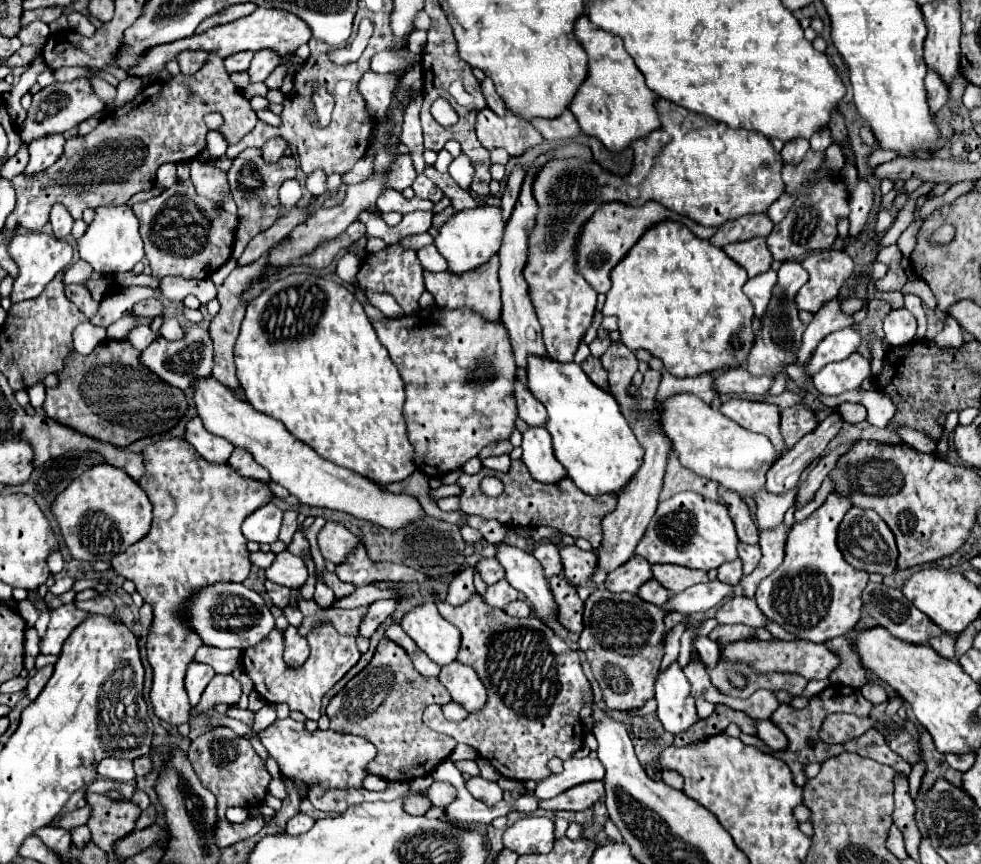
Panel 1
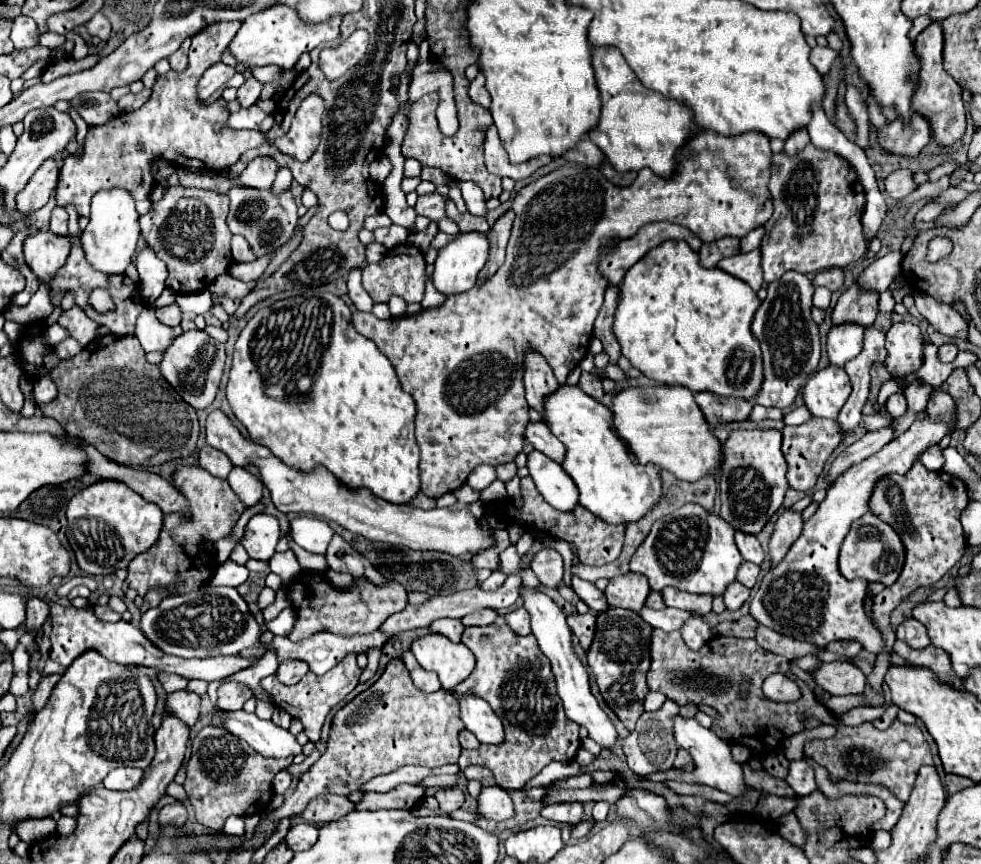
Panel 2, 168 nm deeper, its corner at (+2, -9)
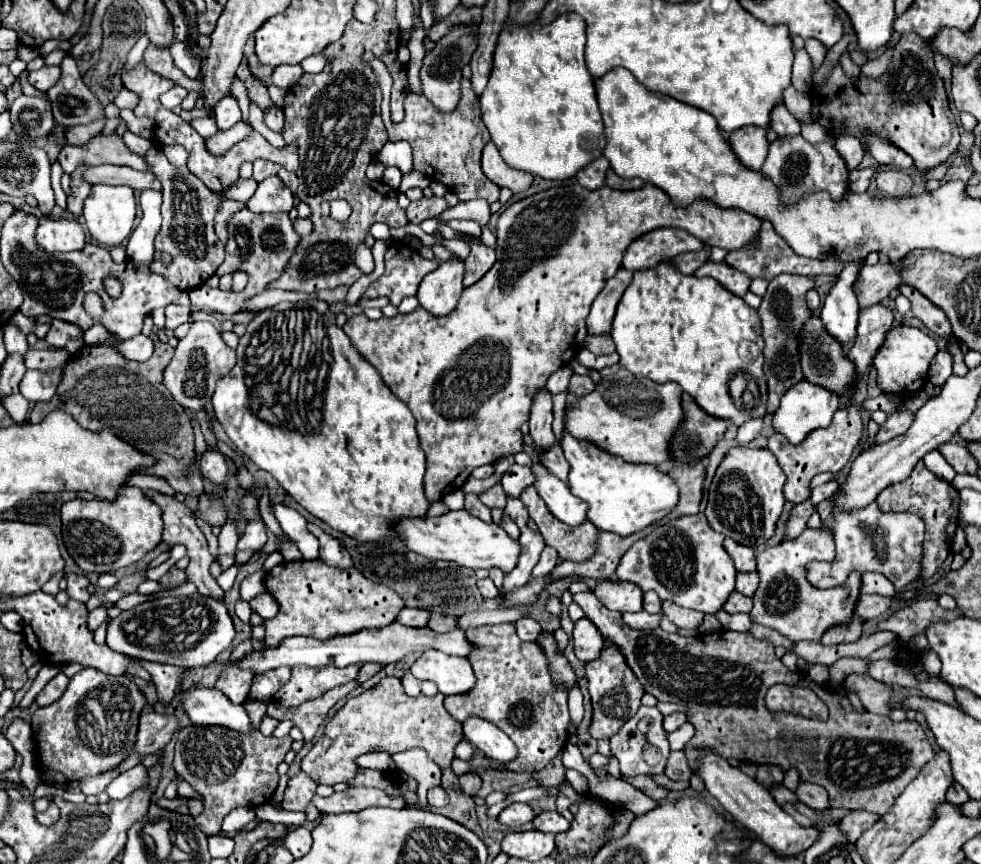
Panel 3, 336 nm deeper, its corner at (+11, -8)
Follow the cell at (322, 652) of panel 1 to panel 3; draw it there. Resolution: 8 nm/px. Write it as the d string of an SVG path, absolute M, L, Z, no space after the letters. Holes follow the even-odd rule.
M350 664L346 668L338 666L322 666L322 668L310 668L310 666L294 666L292 678L280 688L280 696L276 694L274 700L282 706L300 706L302 702L320 698L334 686L346 684L356 680L358 672L362 668L360 664Z

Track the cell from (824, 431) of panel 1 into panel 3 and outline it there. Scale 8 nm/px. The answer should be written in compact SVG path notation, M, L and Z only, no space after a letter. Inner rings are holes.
M882 304L860 310L858 336L856 336L854 346L848 352L850 360L854 360L860 376L866 372L874 354L882 346L882 340L884 340L886 332L890 330L892 322L894 322L894 312Z

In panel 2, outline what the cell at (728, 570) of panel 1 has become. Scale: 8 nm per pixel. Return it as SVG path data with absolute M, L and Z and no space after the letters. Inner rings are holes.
M733 581L731 585L727 585L723 597L725 597L725 605L727 605L727 609L729 609L729 611L735 611L735 609L739 609L739 607L747 601L747 597L749 597L749 589L743 587L739 581Z

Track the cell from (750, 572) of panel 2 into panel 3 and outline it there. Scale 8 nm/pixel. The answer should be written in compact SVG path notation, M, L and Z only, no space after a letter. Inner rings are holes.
M738 574L736 578L736 592L744 594L744 596L754 596L758 590L758 574Z

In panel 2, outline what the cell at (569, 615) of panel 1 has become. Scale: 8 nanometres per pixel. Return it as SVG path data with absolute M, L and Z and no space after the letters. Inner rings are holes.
M589 611L585 615L579 615L579 613L573 613L573 615L567 615L567 623L573 631L573 635L579 639L581 647L587 649L591 645L591 639L593 639L593 627L595 627L595 611Z

